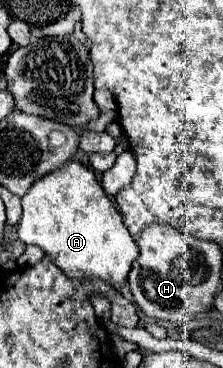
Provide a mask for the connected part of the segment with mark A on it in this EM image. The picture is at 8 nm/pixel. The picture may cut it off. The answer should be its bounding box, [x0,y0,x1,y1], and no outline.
[19,160,139,286]

